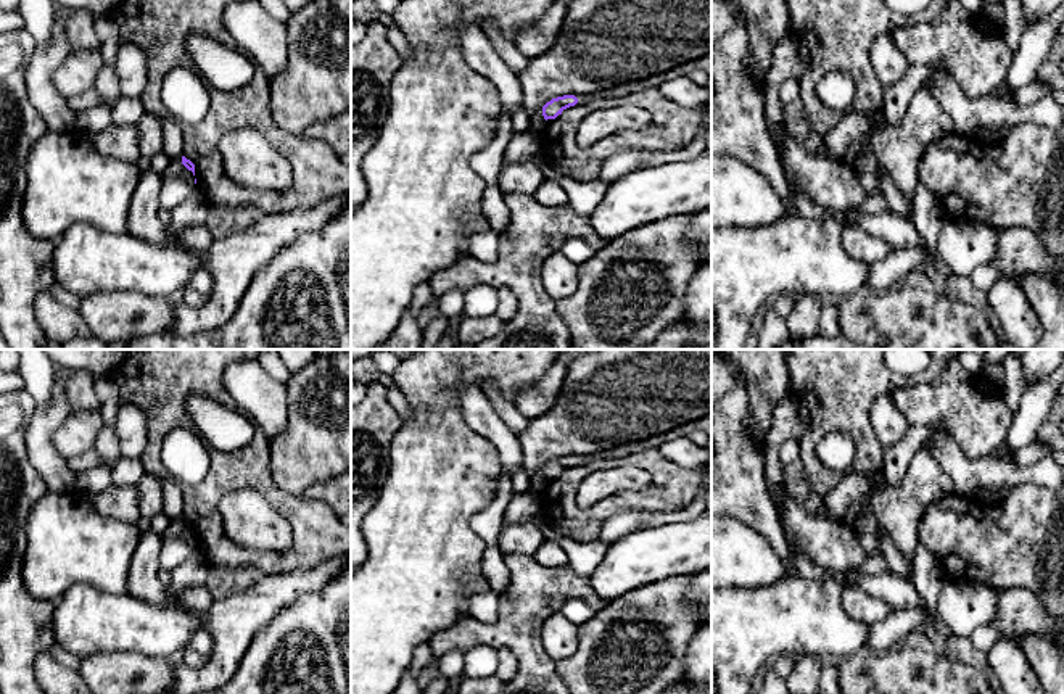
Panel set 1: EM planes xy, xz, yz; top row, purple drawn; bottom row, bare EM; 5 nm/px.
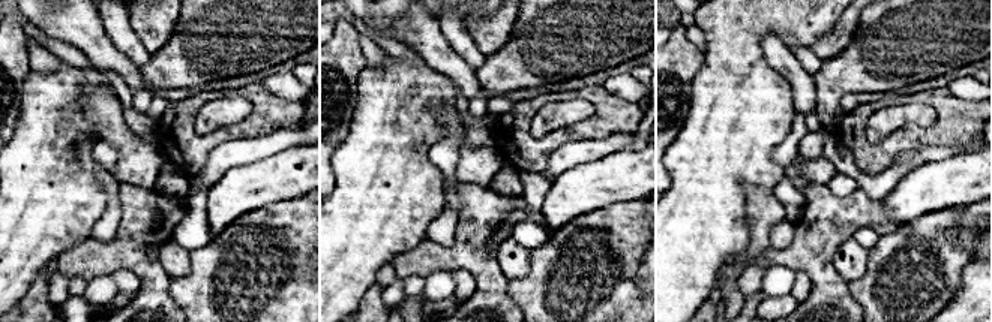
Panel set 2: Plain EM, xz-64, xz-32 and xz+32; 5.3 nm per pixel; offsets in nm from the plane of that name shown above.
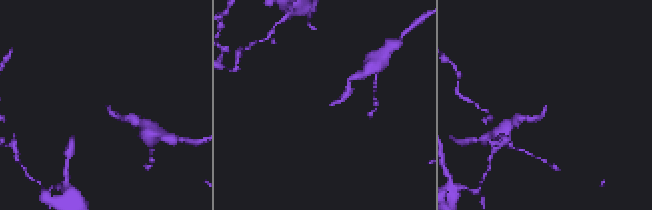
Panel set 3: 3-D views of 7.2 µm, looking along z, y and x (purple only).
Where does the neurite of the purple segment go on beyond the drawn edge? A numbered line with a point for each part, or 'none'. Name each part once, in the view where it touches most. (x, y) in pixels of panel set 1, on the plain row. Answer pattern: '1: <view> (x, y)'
1: xy (173, 501)

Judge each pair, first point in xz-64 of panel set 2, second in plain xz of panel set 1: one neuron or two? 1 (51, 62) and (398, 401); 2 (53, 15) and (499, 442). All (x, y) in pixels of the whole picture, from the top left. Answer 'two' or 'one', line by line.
1: one
2: one

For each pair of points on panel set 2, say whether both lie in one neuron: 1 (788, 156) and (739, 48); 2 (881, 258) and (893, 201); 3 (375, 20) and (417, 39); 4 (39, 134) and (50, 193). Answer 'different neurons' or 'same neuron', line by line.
1: different neurons
2: different neurons
3: different neurons
4: same neuron

